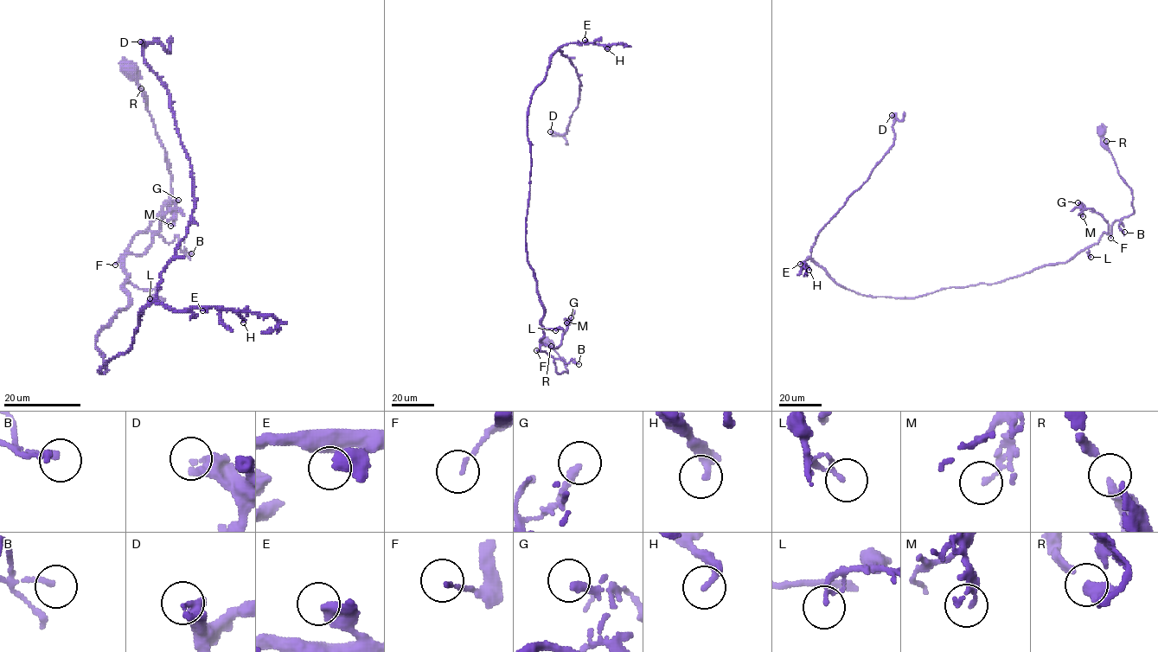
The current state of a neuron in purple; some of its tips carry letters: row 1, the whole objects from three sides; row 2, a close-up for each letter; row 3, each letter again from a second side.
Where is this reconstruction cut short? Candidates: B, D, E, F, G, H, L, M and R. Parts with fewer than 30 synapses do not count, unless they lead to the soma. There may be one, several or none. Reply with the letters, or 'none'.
none

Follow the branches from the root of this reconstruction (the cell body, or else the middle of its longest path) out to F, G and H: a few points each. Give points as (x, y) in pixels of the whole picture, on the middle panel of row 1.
F: (545, 341), (553, 343), (553, 348), (564, 360), (567, 372), (558, 373), (554, 359), (545, 351), (536, 350)
G: (545, 341), (553, 343), (567, 372), (558, 373), (554, 359), (540, 346), (557, 348), (571, 317)
H: (545, 341), (567, 372), (558, 373), (540, 349), (544, 310), (526, 243), (527, 109), (559, 47), (607, 48)

